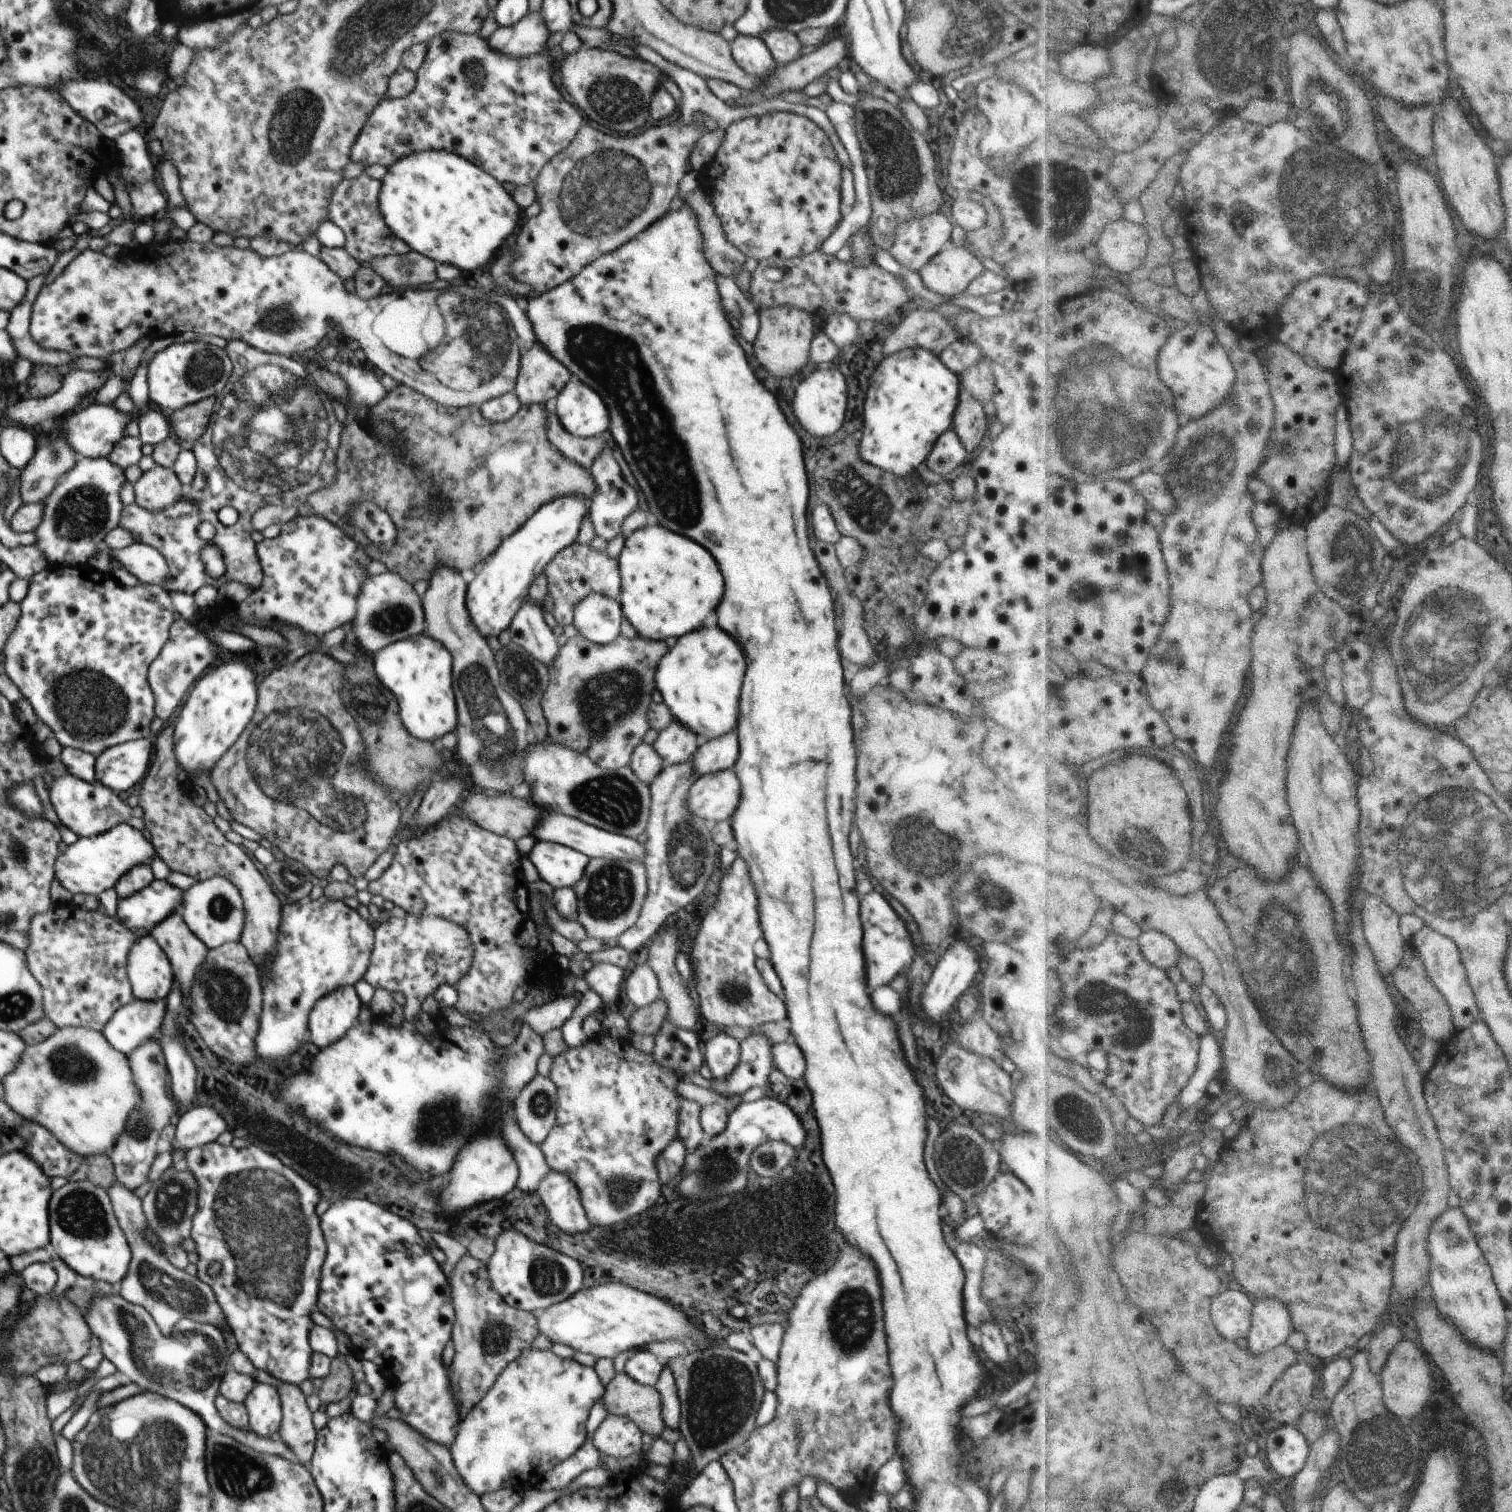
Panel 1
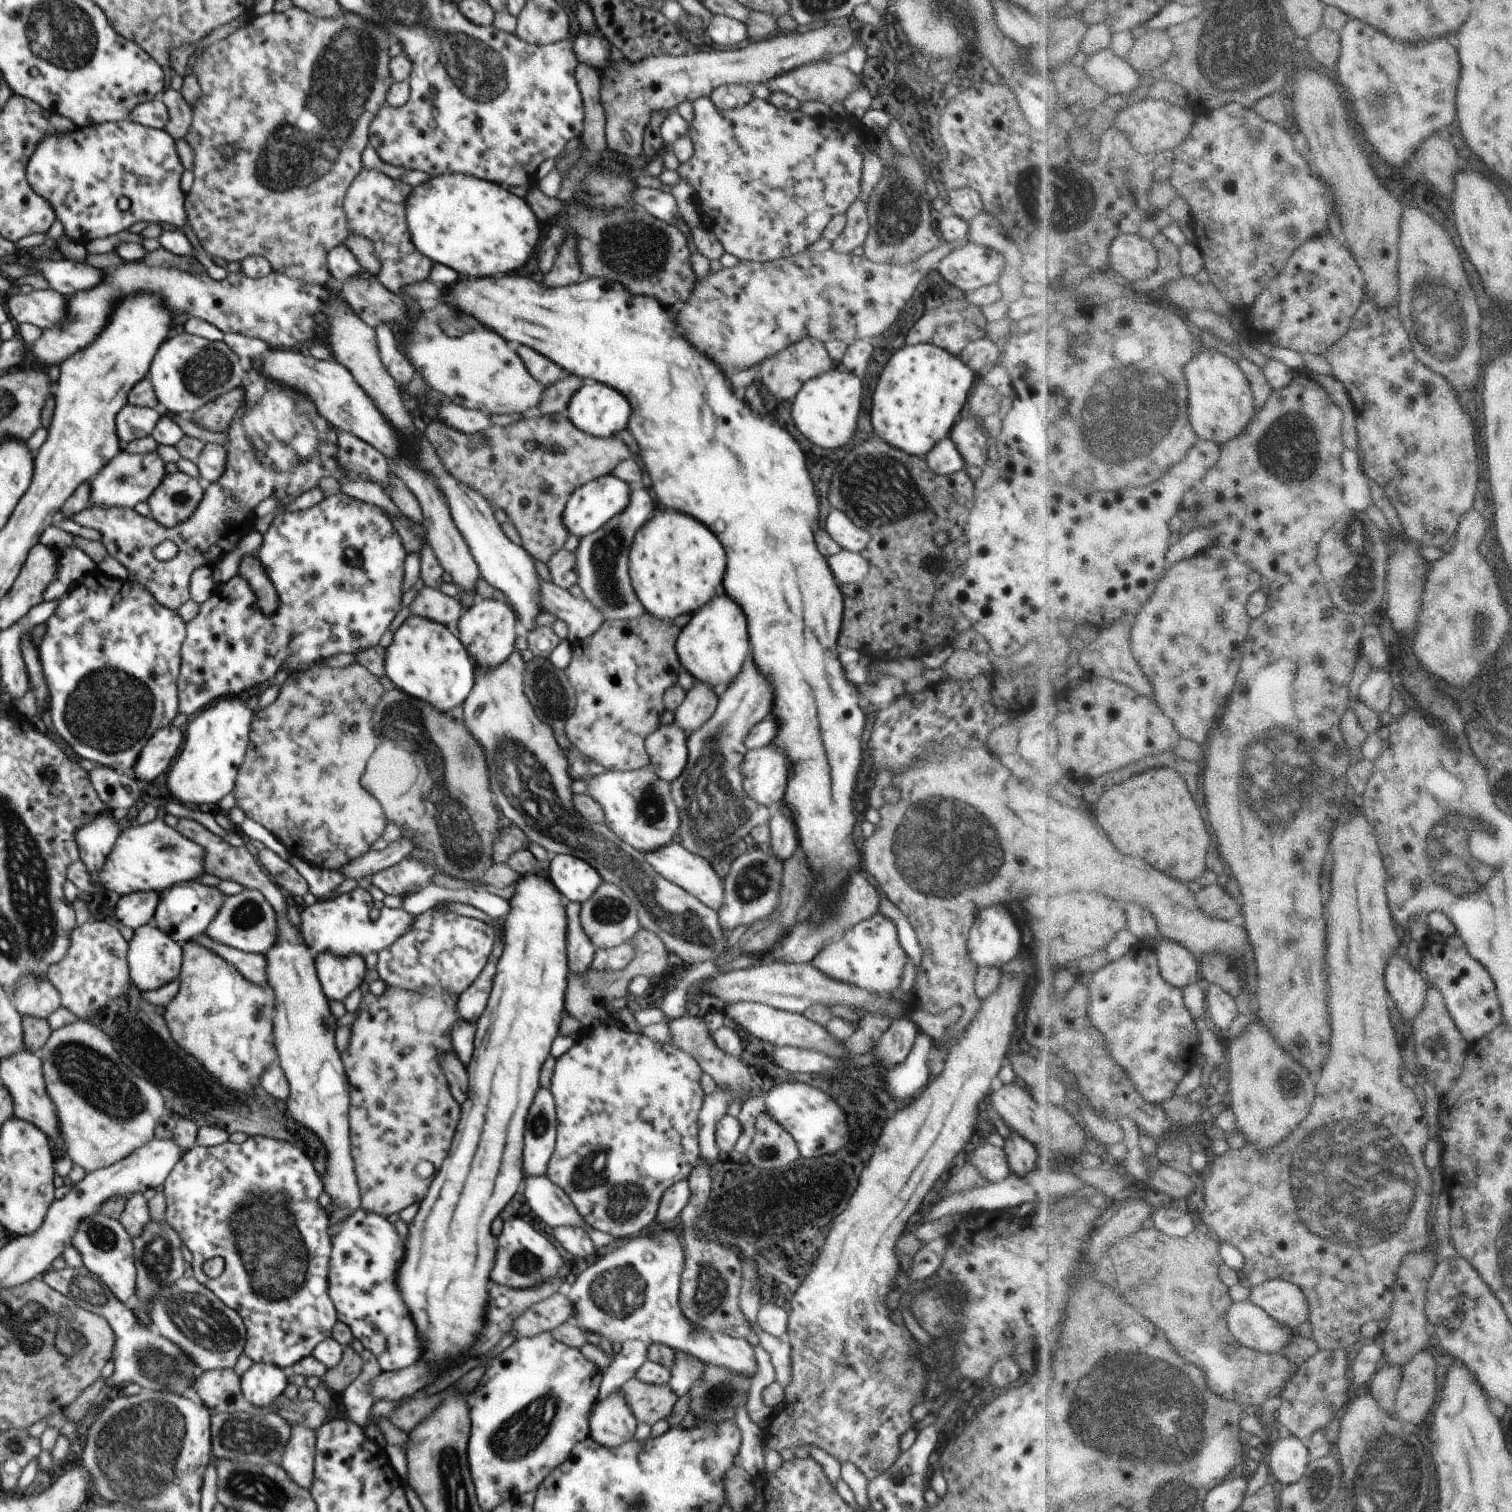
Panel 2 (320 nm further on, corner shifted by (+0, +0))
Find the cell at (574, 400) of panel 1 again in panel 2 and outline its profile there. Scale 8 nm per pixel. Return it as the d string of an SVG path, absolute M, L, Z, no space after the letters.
M586 382L573 395L567 408L568 420L595 437L613 437L626 430L632 414L629 400L619 391L601 382Z

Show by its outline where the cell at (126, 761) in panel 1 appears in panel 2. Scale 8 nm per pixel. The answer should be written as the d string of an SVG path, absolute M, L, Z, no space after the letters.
M170 725L158 729L141 750L137 763L133 768L133 775L137 780L145 783L166 773L180 752L185 734L179 727Z

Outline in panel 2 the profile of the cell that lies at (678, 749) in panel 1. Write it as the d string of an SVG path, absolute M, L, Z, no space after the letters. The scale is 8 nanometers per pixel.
M694 680L683 703L674 712L675 724L690 735L714 714L718 701L719 696L714 693L712 685Z

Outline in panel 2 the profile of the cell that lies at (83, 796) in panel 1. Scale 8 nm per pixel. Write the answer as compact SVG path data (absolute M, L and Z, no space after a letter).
M110 810L103 811L91 823L83 826L77 832L81 861L86 865L94 880L98 878L96 875L104 868L120 833L118 814L113 815Z

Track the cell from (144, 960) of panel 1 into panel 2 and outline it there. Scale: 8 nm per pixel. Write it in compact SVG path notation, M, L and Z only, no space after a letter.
M142 925L134 930L133 937L128 942L127 963L131 982L140 991L156 990L174 979L179 978L183 961L182 947L170 938L163 930L150 925Z

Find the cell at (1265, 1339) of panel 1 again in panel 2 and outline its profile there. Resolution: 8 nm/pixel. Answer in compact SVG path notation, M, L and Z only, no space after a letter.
M1272 1279L1252 1287L1250 1300L1264 1307L1272 1318L1298 1331L1312 1316L1310 1299L1303 1287L1286 1279Z

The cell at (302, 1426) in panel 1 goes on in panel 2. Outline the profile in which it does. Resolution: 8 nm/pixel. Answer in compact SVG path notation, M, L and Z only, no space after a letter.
M291 1425L291 1437L285 1446L281 1466L288 1476L302 1488L310 1490L315 1471L315 1444L313 1430L302 1425Z

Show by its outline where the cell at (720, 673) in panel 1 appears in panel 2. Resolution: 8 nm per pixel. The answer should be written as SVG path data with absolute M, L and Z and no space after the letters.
M716 596L712 600L710 606L704 606L700 610L692 614L690 622L680 631L678 635L675 649L680 662L695 680L702 681L712 685L713 688L730 684L736 675L742 670L743 664L748 660L748 630L746 630L746 618L740 610L740 606L736 606L736 602L732 602L728 596Z

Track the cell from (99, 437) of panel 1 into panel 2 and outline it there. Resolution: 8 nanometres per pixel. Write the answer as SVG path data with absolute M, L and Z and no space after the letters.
M128 403L116 415L117 433L120 437L121 448L134 439L150 437L161 414L156 409L134 406Z

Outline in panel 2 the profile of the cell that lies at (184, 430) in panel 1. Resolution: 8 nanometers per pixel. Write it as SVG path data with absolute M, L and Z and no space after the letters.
M243 385L235 388L201 406L194 413L192 420L214 432L228 431L238 408L244 410L247 407L247 395Z

